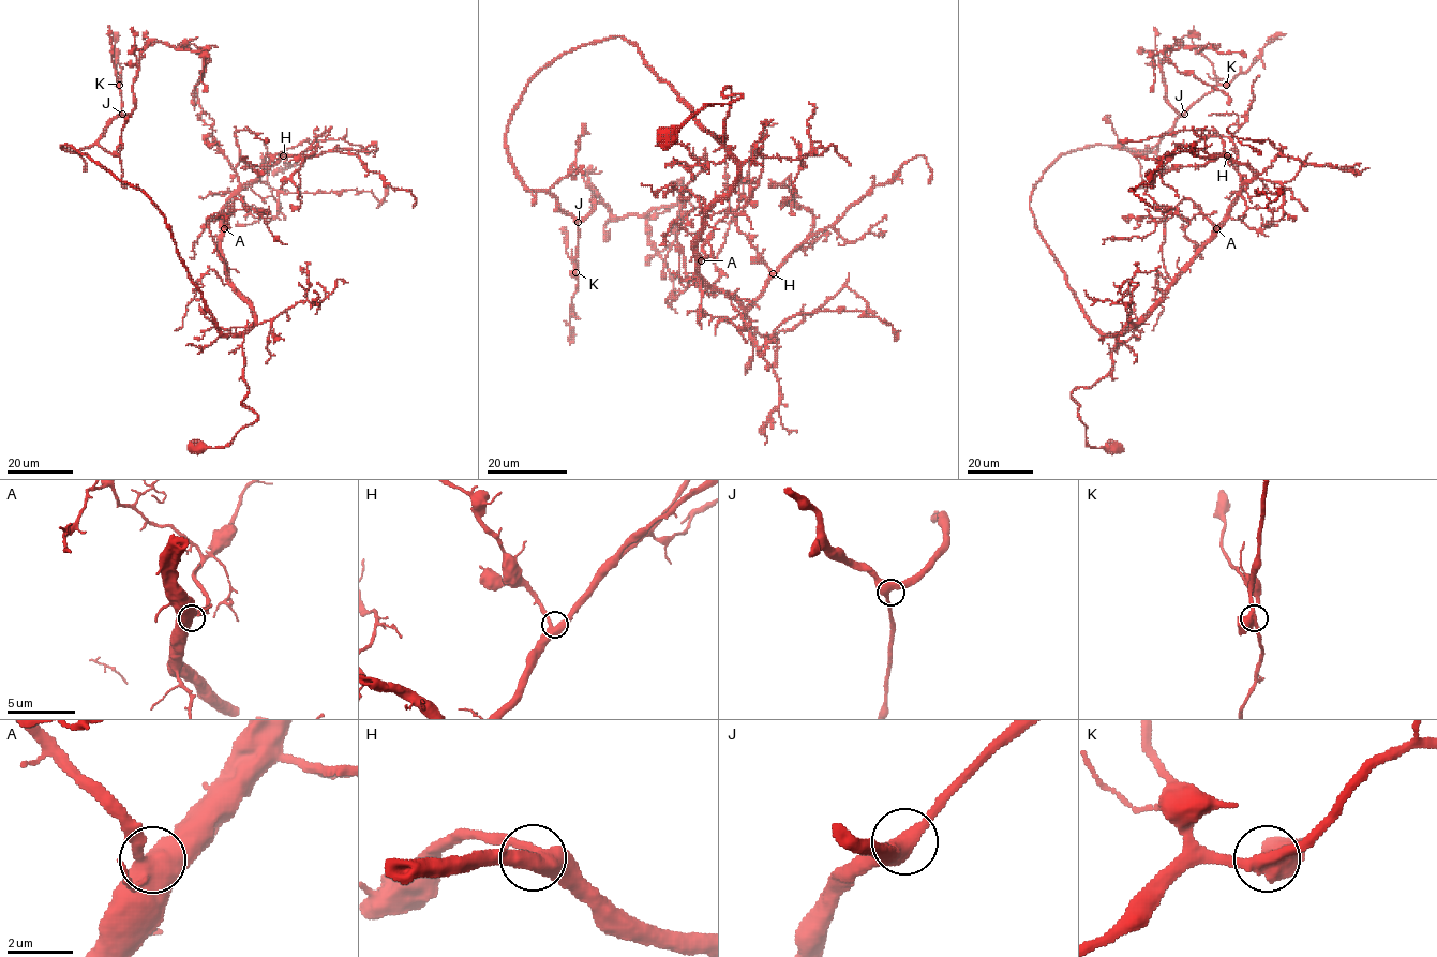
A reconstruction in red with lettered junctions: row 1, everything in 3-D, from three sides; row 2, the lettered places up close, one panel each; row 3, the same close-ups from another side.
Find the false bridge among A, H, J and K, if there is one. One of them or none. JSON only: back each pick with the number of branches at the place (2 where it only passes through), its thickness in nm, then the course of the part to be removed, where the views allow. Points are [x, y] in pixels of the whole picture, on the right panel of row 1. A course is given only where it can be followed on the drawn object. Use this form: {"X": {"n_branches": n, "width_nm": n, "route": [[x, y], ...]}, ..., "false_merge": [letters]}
{"false_merge": []}

